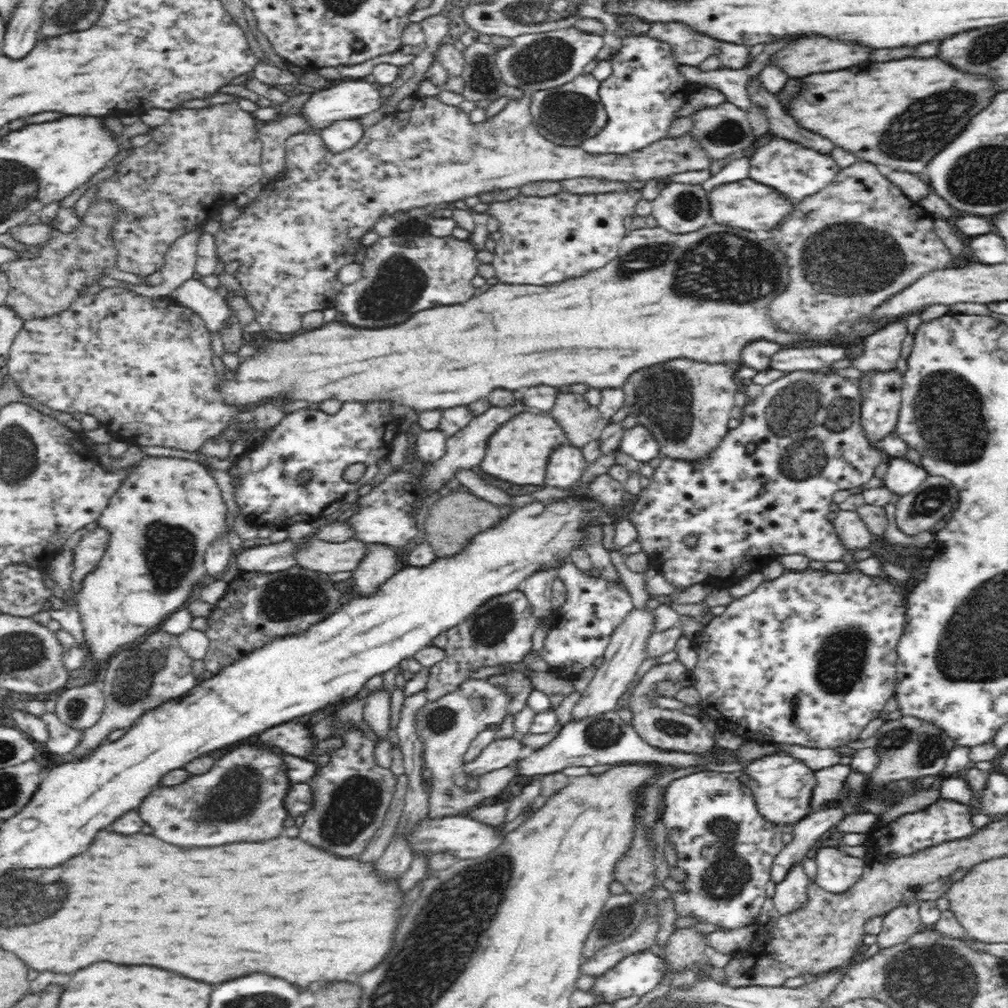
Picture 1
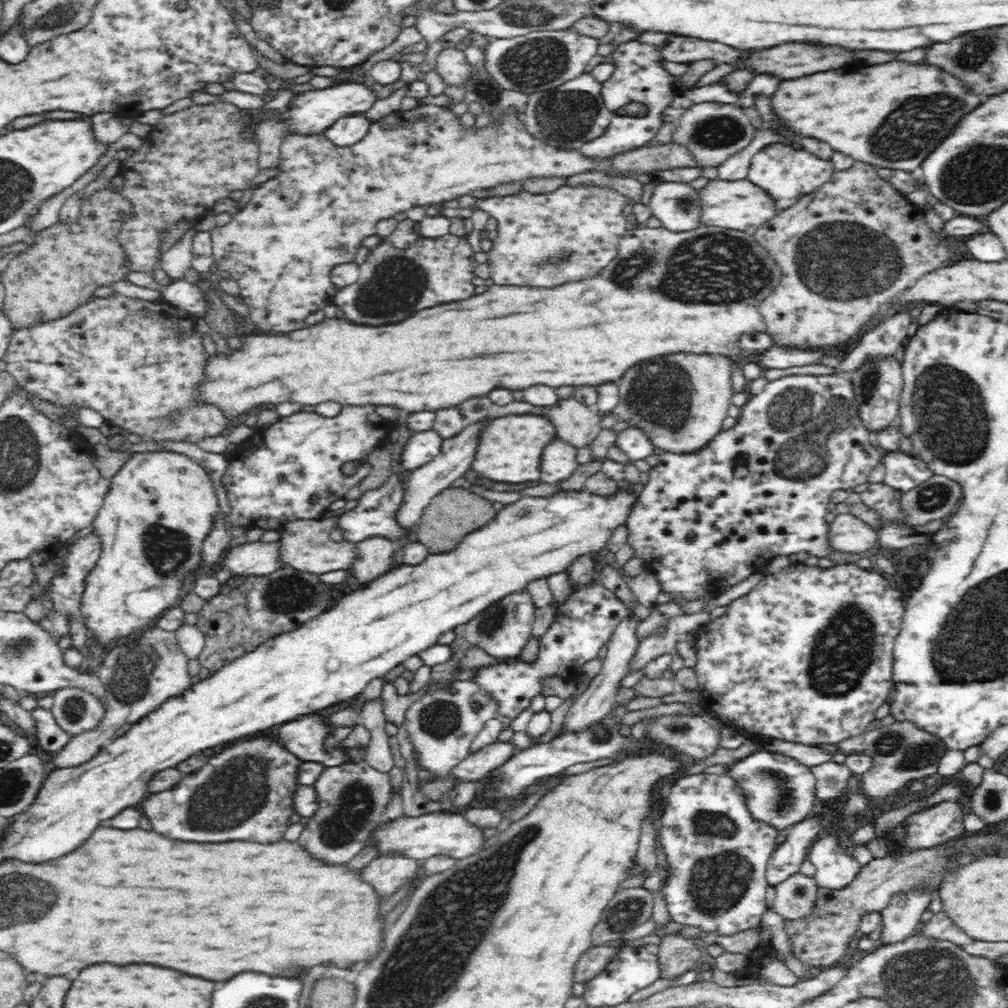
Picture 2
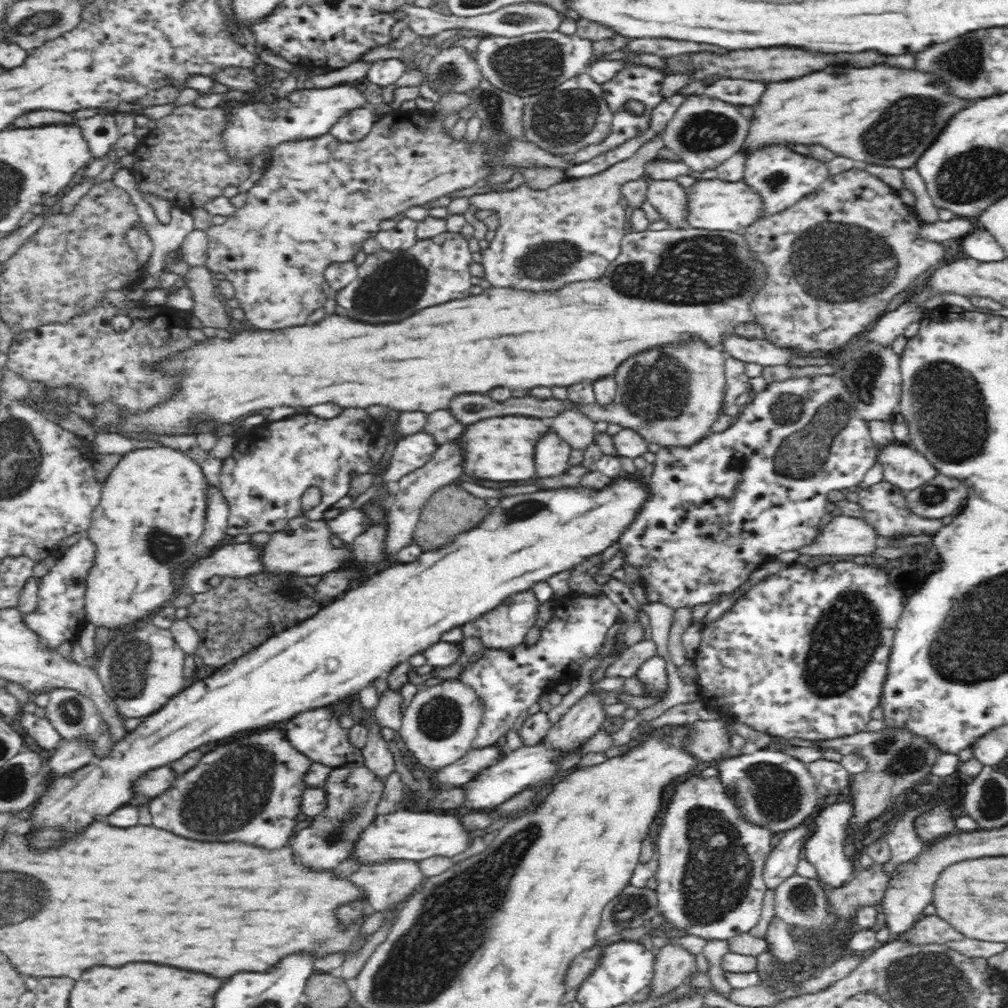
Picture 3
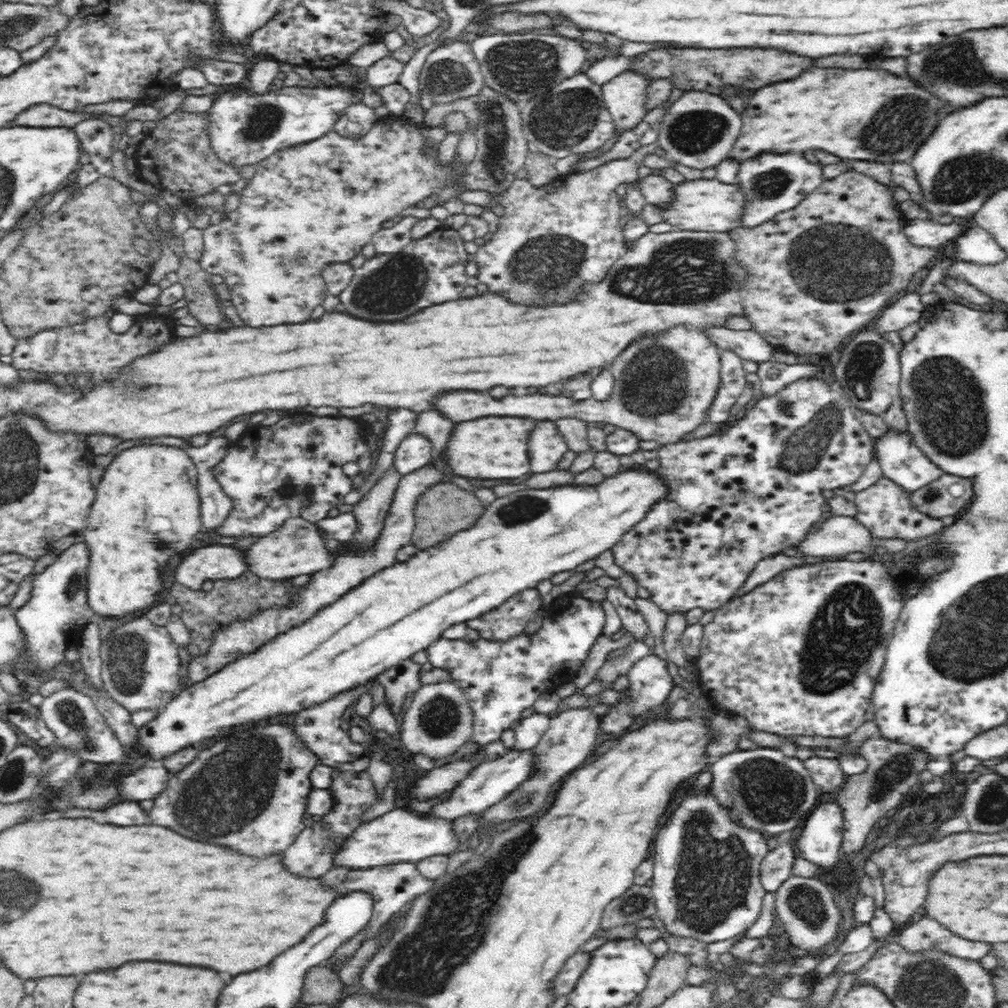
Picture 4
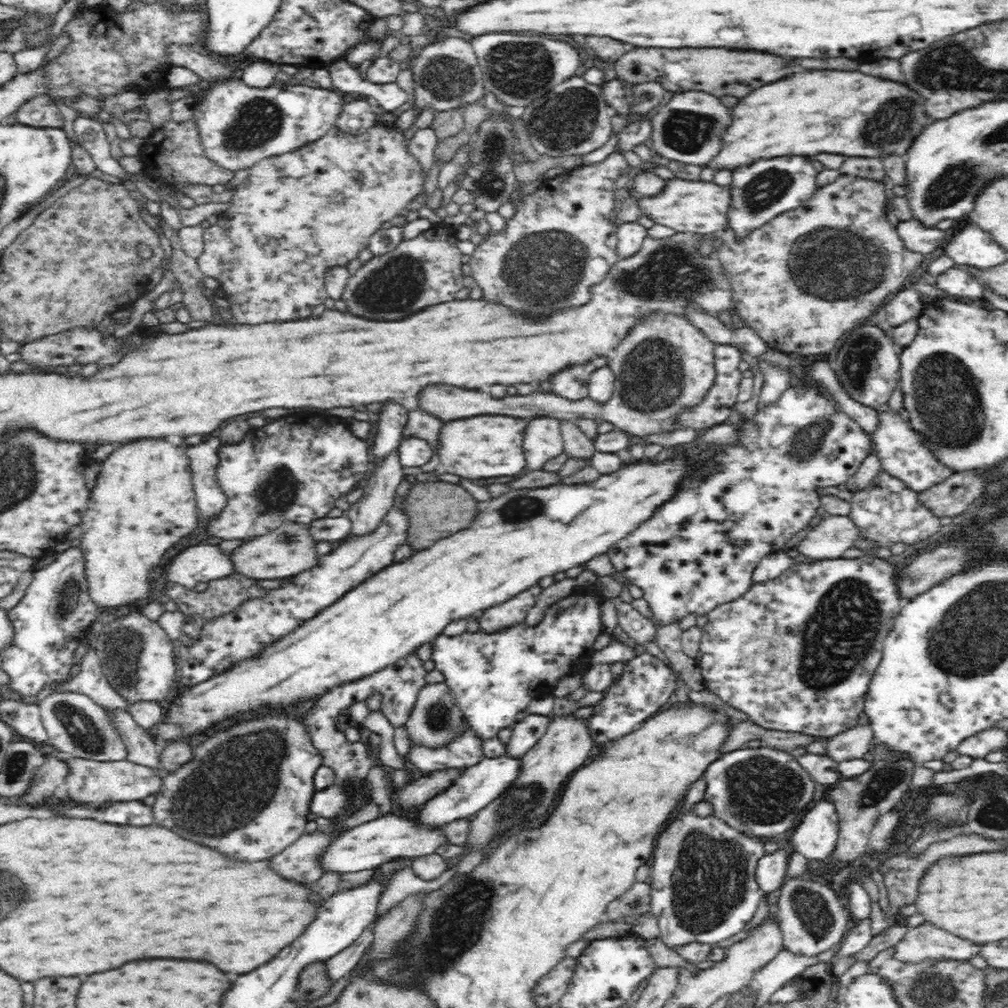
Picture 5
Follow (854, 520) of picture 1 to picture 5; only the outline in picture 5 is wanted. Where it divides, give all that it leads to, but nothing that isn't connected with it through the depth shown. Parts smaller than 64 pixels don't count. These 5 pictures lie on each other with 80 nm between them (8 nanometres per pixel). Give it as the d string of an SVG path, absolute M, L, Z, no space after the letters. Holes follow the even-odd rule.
M824 514L819 524L808 532L796 548L812 560L838 559L844 556L846 550L856 548L862 538L862 531L849 515Z

